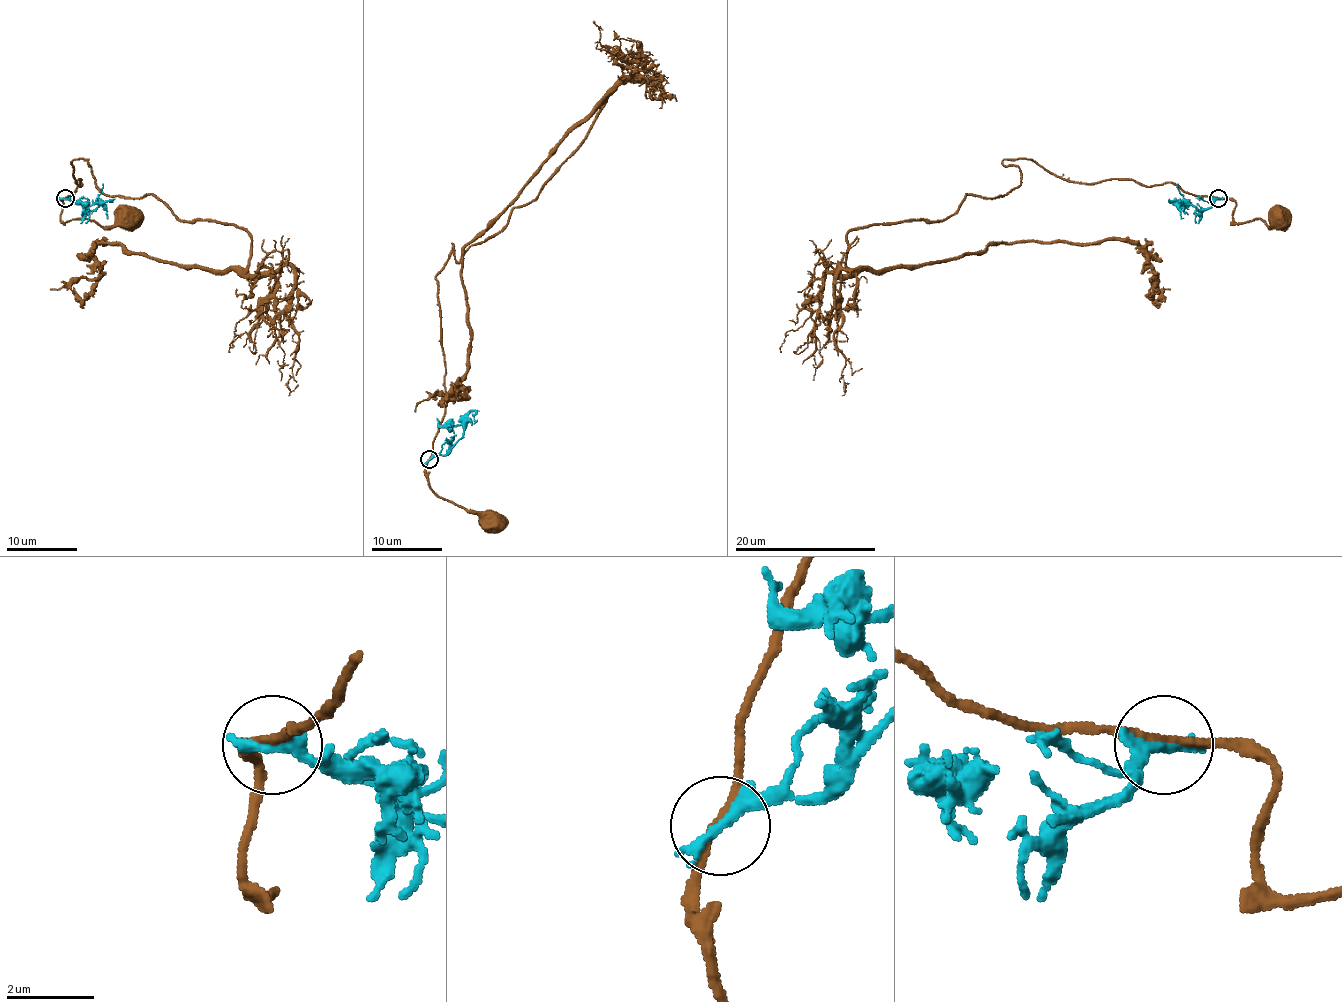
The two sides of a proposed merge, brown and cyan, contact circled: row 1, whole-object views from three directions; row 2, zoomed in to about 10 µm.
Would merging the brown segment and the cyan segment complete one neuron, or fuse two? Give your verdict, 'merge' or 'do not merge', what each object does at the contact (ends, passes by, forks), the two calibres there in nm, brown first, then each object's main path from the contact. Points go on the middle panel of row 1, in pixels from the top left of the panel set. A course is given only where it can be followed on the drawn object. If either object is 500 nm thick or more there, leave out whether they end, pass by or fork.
do not merge; brown passes by; cyan passes by; 190 nm thick on the brown side, 240 nm on the other; brown runs (430, 458), (426, 477), (425, 474), (428, 484), (444, 499), (465, 509), (481, 511), (492, 521); cyan runs (430, 460), (444, 454), (463, 431), (462, 424), (440, 424), (437, 417)

